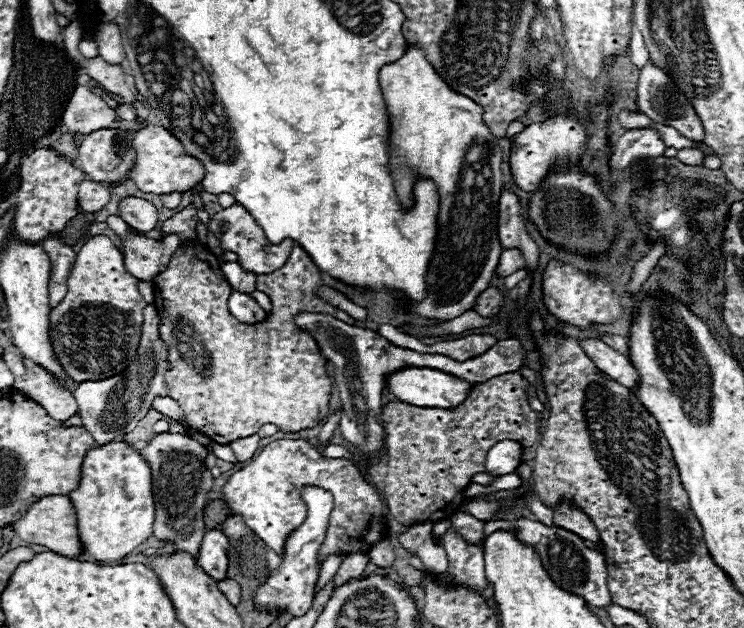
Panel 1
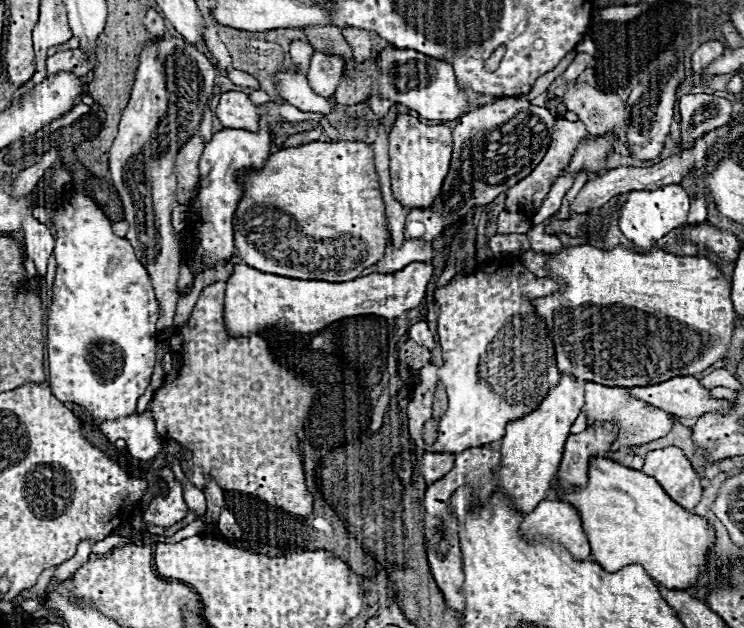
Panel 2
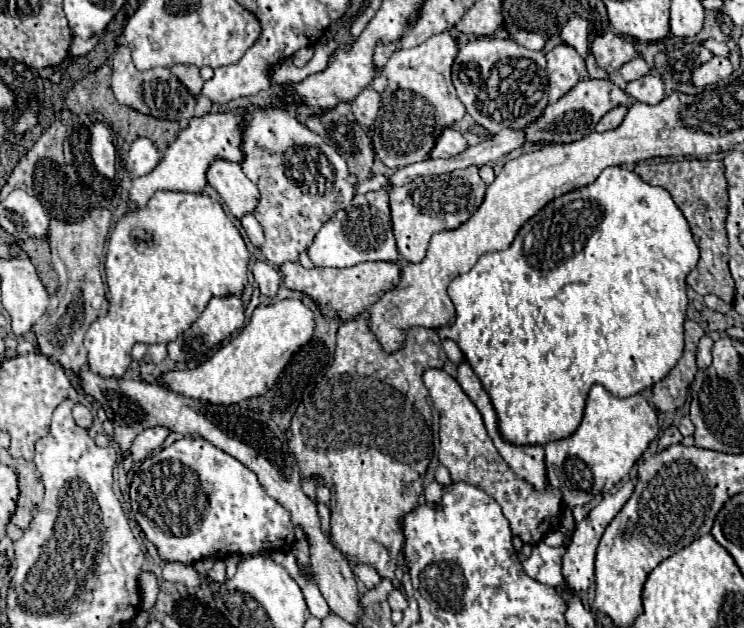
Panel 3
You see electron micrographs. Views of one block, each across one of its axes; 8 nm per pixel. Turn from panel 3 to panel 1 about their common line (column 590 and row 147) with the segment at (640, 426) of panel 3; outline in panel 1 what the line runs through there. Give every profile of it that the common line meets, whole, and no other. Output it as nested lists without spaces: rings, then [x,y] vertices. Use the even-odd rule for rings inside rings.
[[[408,48],[406,54],[380,70],[380,88],[390,116],[390,170],[396,186],[398,200],[402,208],[410,208],[414,204],[414,184],[416,178],[430,178],[440,196],[440,210],[438,210],[438,246],[428,266],[426,274],[426,298],[422,302],[412,302],[400,292],[392,292],[392,306],[402,312],[416,314],[420,318],[430,320],[452,320],[466,310],[472,310],[476,304],[478,294],[482,294],[496,272],[502,246],[498,240],[498,200],[502,194],[502,150],[496,144],[490,128],[482,120],[482,108],[448,88],[448,84],[434,72],[434,68],[426,62],[420,48]],[[470,148],[478,148],[478,168],[468,168],[466,154]]]

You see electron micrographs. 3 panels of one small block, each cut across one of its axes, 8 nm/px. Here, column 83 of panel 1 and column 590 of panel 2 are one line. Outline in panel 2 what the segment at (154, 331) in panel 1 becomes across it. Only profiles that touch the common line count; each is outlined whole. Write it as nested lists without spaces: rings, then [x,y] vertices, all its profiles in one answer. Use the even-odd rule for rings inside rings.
[[[586,382],[584,384],[584,398],[586,398],[586,404],[584,404],[582,412],[588,416],[590,426],[600,424],[600,422],[608,422],[608,420],[616,420],[622,424],[620,440],[616,440],[614,448],[640,446],[640,444],[648,444],[652,440],[664,438],[668,432],[672,432],[674,422],[676,422],[676,418],[672,414],[628,396],[628,392],[624,392],[624,388],[618,388],[618,386],[600,386],[600,384]]]

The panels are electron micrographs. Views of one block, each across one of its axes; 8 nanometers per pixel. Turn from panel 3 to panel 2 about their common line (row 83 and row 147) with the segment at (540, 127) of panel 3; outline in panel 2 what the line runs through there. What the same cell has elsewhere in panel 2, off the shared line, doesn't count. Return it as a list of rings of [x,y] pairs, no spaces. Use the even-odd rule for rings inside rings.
[[[606,134],[602,138],[588,138],[582,140],[580,146],[576,148],[572,162],[564,170],[564,174],[576,174],[578,170],[586,172],[600,172],[606,168],[606,158],[614,150],[612,148],[614,134]]]

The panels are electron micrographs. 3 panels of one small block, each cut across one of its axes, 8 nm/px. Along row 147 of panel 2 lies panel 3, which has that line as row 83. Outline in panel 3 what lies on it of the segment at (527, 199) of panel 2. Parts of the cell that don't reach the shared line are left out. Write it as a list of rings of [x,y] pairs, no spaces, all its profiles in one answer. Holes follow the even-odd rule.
[[[568,44],[556,46],[552,54],[546,54],[548,60],[548,86],[550,86],[550,102],[560,100],[568,94],[580,80],[588,78],[588,70],[584,58]]]

